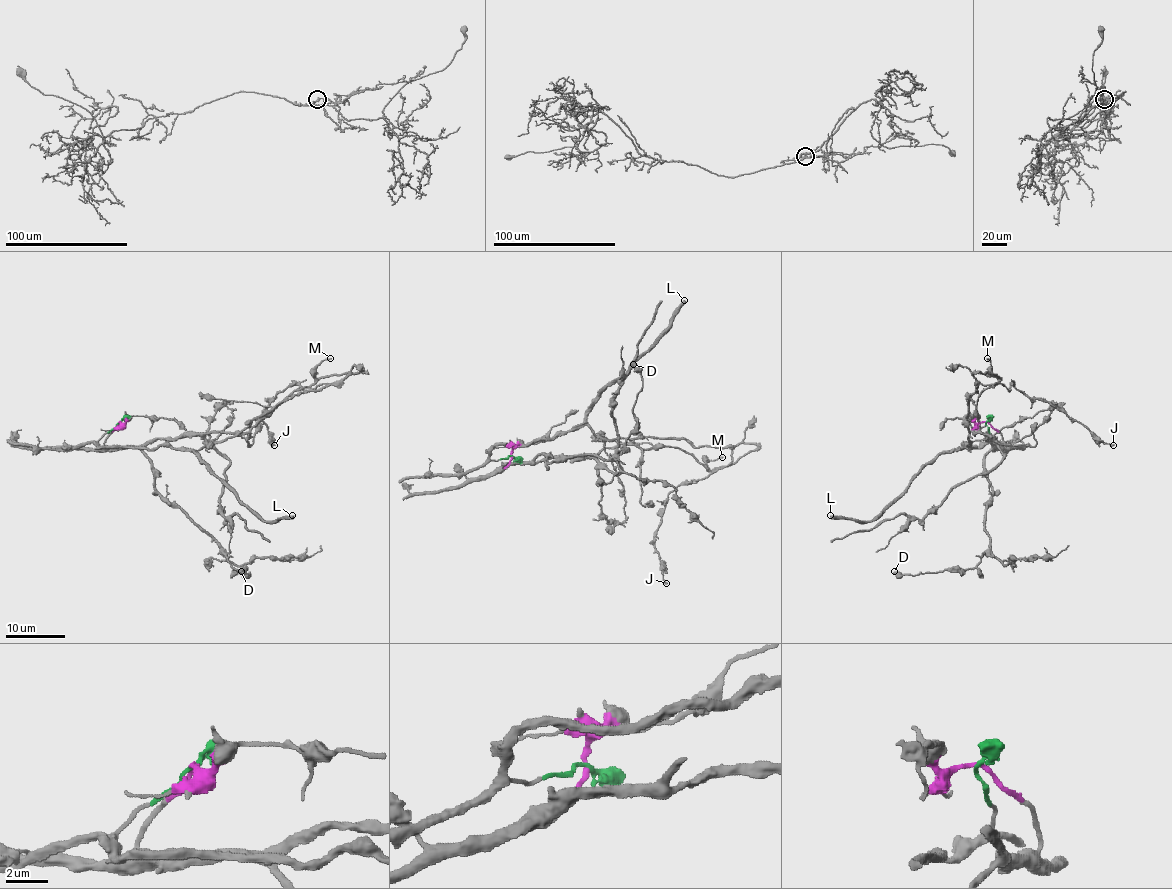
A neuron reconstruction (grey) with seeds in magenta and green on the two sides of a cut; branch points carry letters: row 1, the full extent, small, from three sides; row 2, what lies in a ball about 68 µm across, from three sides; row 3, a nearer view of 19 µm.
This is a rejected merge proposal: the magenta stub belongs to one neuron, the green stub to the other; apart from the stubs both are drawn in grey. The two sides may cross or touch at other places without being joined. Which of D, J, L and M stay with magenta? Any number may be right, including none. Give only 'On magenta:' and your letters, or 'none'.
On magenta: D, M

